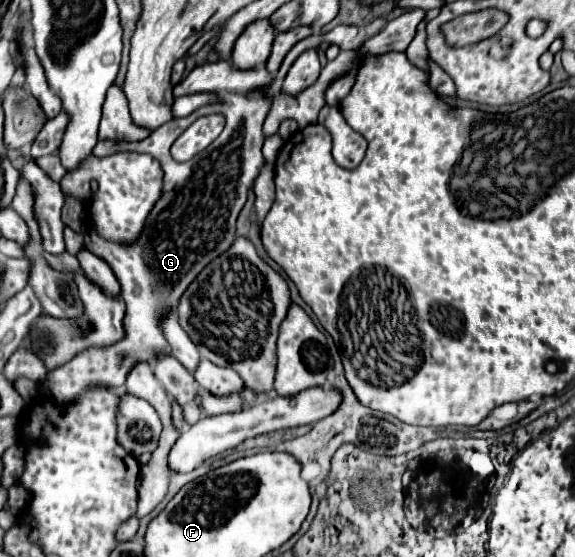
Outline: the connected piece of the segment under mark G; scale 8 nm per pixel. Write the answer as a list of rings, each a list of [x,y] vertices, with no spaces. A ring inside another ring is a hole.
[[[219,93],[221,101],[215,105],[205,105],[197,111],[193,111],[189,117],[181,117],[181,119],[171,119],[169,123],[165,123],[163,127],[155,129],[147,139],[143,139],[141,143],[129,143],[129,141],[113,141],[113,139],[105,139],[99,141],[93,149],[95,155],[109,155],[109,153],[117,153],[117,151],[141,151],[141,153],[149,153],[155,159],[161,161],[161,167],[165,171],[165,183],[163,183],[163,195],[157,201],[157,205],[153,207],[149,219],[147,219],[147,227],[143,231],[143,237],[139,243],[139,249],[135,249],[135,245],[115,245],[111,241],[101,239],[97,233],[93,231],[83,231],[85,235],[85,247],[89,251],[93,251],[97,257],[105,257],[105,263],[109,263],[113,267],[113,273],[117,275],[117,279],[121,281],[121,295],[123,301],[127,305],[127,315],[125,315],[125,331],[127,337],[123,341],[119,341],[117,345],[111,347],[103,347],[103,349],[87,349],[83,353],[79,353],[73,361],[69,361],[67,365],[55,369],[53,373],[49,373],[43,382],[42,391],[57,404],[64,404],[74,400],[77,395],[93,389],[93,387],[105,387],[105,389],[123,389],[125,385],[125,377],[129,373],[129,369],[139,363],[139,361],[149,361],[153,359],[157,353],[167,351],[167,341],[157,325],[159,315],[163,313],[163,309],[173,305],[177,307],[179,297],[183,295],[183,291],[189,287],[189,283],[199,275],[199,271],[213,261],[217,255],[221,255],[223,251],[229,249],[229,245],[235,241],[235,221],[239,211],[243,209],[245,201],[247,201],[247,191],[253,187],[255,179],[259,177],[261,169],[265,167],[265,157],[261,153],[263,147],[263,121],[269,113],[269,105],[271,99],[269,95],[261,95],[261,93],[251,93],[251,95],[231,95],[231,93]],[[211,113],[221,113],[225,115],[227,123],[223,133],[205,149],[201,151],[193,161],[189,159],[187,163],[175,163],[175,159],[171,157],[169,149],[173,145],[173,141],[199,117],[203,115],[211,115]]]

